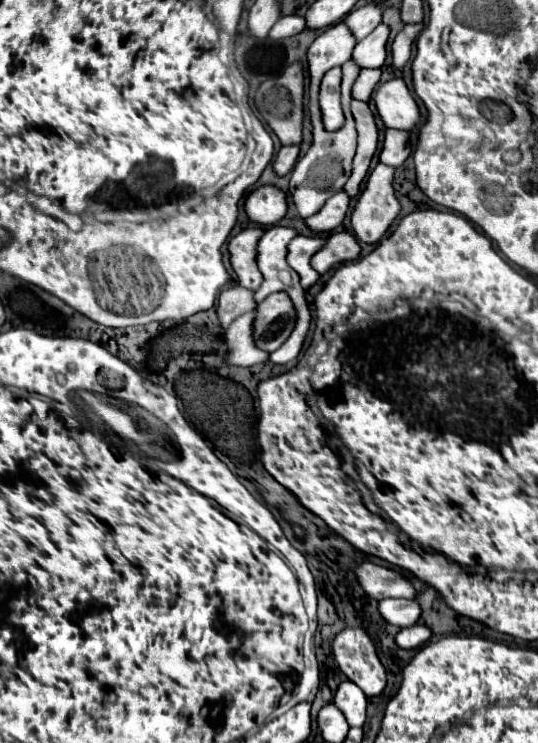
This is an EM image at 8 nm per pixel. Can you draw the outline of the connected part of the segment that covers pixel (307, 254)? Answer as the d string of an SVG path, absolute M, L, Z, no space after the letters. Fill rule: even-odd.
M299 235L289 243L289 253L287 261L289 265L301 275L301 285L303 289L309 289L317 279L317 271L311 267L311 257L327 243L325 237L305 237Z

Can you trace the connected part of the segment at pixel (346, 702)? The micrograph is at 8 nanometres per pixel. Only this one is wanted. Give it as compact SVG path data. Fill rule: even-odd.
M343 681L333 697L333 703L343 711L345 719L351 727L363 727L367 697L355 683Z

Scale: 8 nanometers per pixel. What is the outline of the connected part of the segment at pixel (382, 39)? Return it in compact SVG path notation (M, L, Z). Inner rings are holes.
M381 23L369 37L361 39L357 43L357 49L353 53L353 59L363 69L375 69L381 67L387 59L387 41L389 41L389 25Z

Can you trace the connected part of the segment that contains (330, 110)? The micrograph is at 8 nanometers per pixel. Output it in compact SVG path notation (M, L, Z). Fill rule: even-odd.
M333 67L329 73L325 73L321 81L321 93L319 93L323 123L325 129L331 131L339 129L345 123L341 101L339 101L339 89L341 89L341 67Z

